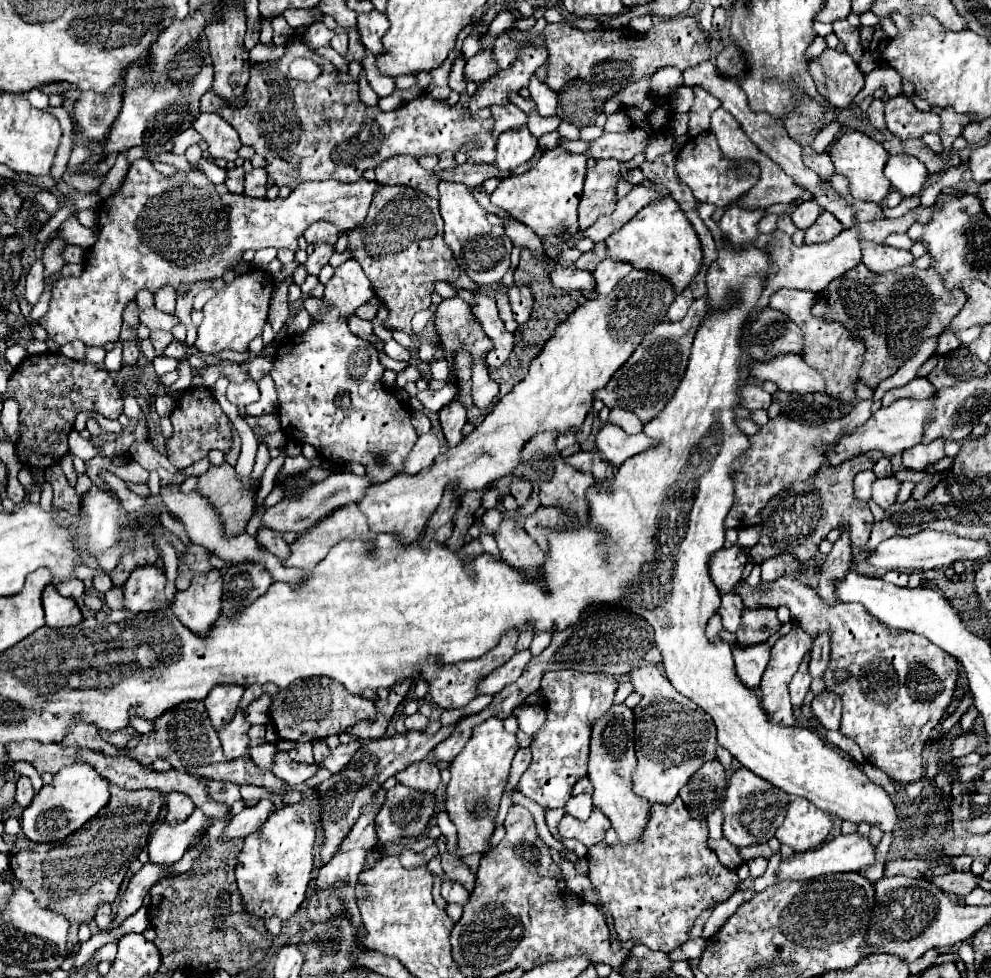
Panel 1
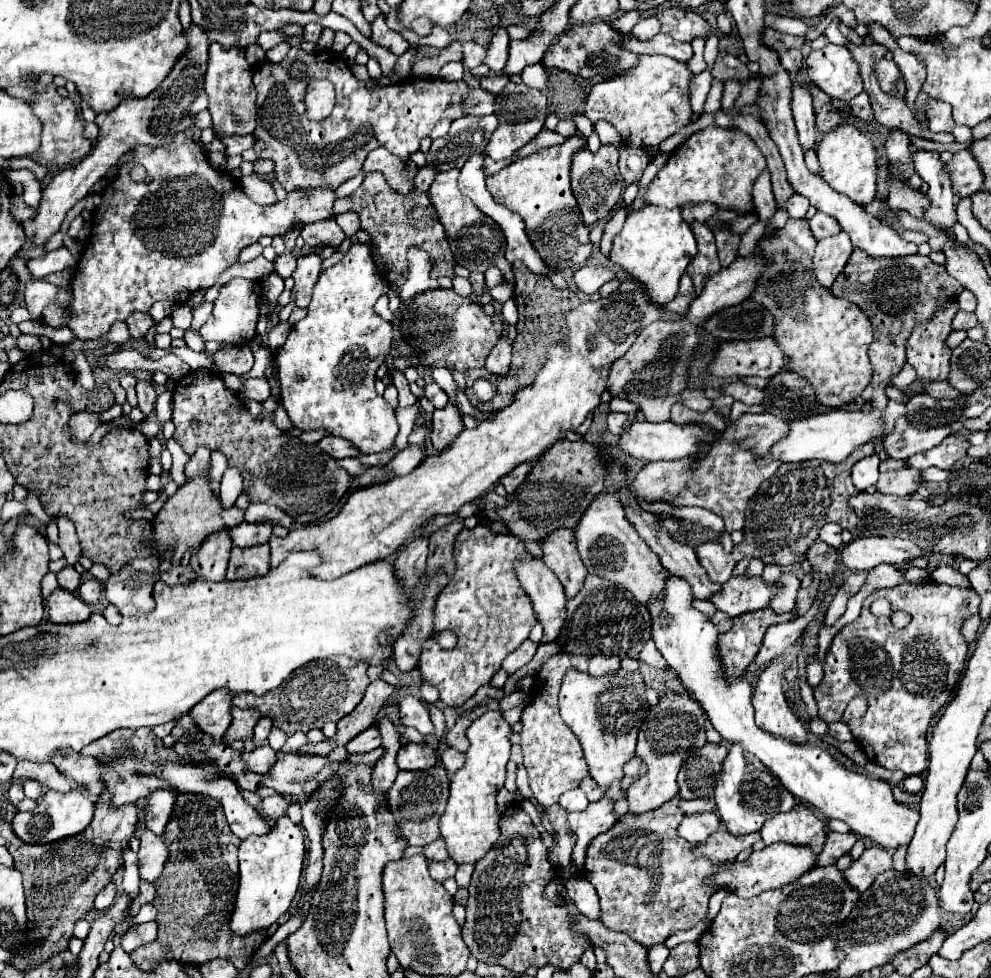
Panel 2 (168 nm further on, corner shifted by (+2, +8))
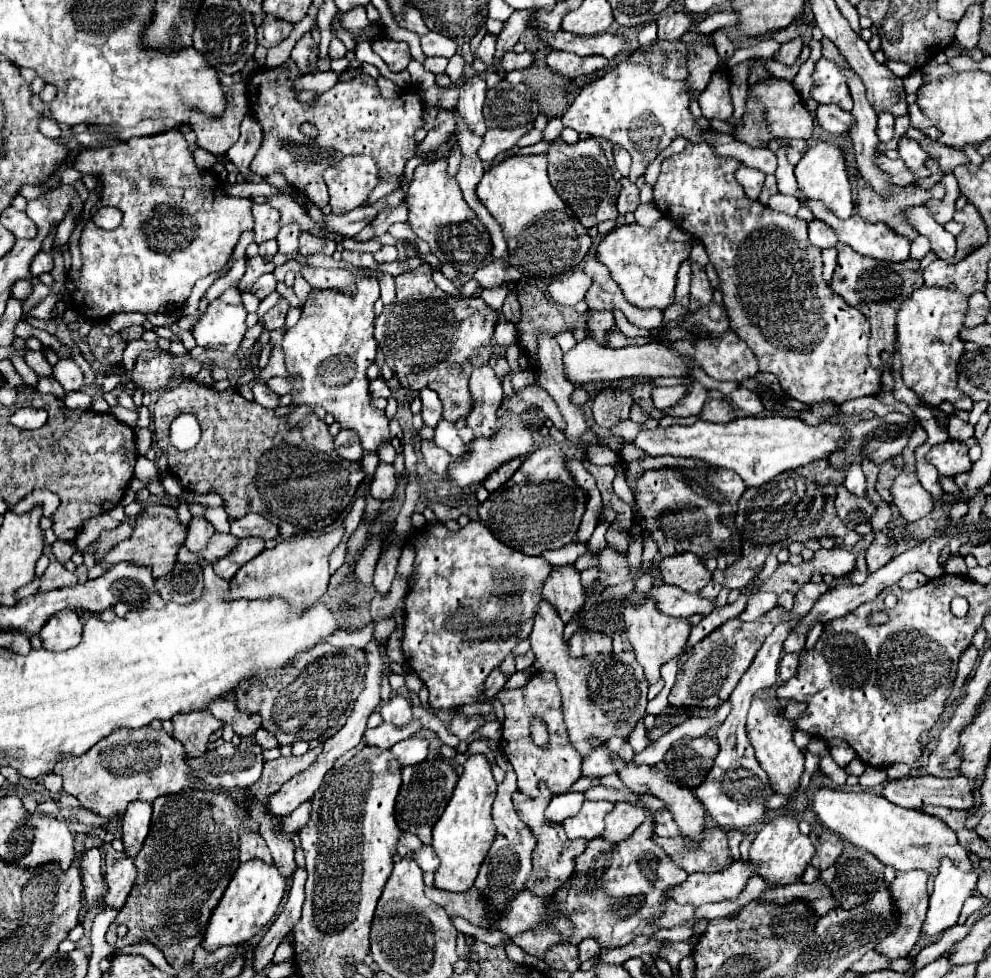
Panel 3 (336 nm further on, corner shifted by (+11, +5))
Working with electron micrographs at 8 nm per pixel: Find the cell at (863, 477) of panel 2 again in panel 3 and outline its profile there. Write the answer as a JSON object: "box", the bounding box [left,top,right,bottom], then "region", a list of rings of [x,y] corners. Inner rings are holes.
{"box":[845,465,865,495],"region":[[[855,465],[855,467],[851,467],[849,471],[847,471],[847,475],[845,475],[845,489],[849,491],[849,493],[853,493],[853,495],[865,495],[865,475],[863,475],[863,471],[861,471],[861,467],[859,465]]]}

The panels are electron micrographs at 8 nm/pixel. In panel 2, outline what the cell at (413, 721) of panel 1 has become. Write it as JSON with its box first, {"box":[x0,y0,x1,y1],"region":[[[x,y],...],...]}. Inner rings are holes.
{"box":[400,696,434,734],"region":[[[406,696],[404,700],[400,700],[400,722],[406,728],[416,728],[422,734],[430,734],[434,730],[428,710],[414,696]]]}

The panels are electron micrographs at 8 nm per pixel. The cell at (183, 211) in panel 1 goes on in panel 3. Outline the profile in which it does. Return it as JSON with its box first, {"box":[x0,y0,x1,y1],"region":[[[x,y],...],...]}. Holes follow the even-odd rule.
{"box":[73,129,253,319],"region":[[[171,129],[171,131],[165,131],[165,133],[159,133],[159,135],[151,135],[151,137],[131,137],[129,141],[125,143],[119,143],[119,145],[113,145],[113,147],[99,147],[99,149],[83,149],[81,155],[75,157],[75,169],[81,171],[81,173],[93,173],[101,179],[103,183],[103,193],[101,193],[101,199],[99,203],[91,209],[91,217],[95,215],[95,211],[99,207],[119,207],[119,211],[123,213],[123,223],[113,229],[113,231],[105,231],[101,227],[97,227],[95,223],[87,223],[81,231],[81,237],[79,237],[79,247],[81,247],[81,255],[83,255],[83,269],[81,269],[81,277],[79,277],[79,291],[73,293],[73,301],[77,301],[77,307],[79,311],[89,317],[89,319],[105,319],[105,317],[111,317],[115,313],[133,313],[133,311],[139,311],[139,313],[165,313],[165,315],[171,315],[171,313],[177,313],[181,309],[181,305],[189,299],[191,295],[191,289],[193,285],[197,283],[197,279],[201,277],[207,277],[211,273],[219,273],[229,255],[233,253],[233,247],[237,245],[239,241],[239,235],[243,231],[249,231],[253,229],[253,215],[251,215],[251,199],[243,199],[243,197],[231,197],[225,193],[221,181],[211,175],[209,171],[203,171],[195,165],[193,157],[191,157],[191,151],[187,149],[187,141],[183,137],[183,133],[179,129]]]}

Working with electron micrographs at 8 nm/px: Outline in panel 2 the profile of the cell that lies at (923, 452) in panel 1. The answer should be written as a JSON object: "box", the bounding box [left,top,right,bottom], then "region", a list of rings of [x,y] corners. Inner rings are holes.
{"box":[906,434,968,470],"region":[[[952,434],[952,436],[946,436],[944,442],[938,444],[936,448],[910,456],[906,462],[908,462],[908,466],[918,468],[918,470],[924,470],[930,466],[948,470],[956,460],[960,460],[966,454],[966,448],[968,448],[968,442],[962,436]]]}

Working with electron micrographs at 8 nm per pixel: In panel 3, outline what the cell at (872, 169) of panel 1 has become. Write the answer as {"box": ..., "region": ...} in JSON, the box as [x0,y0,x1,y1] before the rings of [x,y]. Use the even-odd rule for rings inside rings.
{"box":[795,143,853,219],"region":[[[817,143],[815,147],[811,145],[801,161],[795,167],[795,177],[797,177],[797,185],[803,193],[805,199],[811,201],[823,201],[827,209],[831,209],[839,219],[847,219],[853,213],[853,201],[851,201],[851,185],[849,185],[849,177],[847,177],[847,167],[845,167],[845,157],[841,153],[841,149],[833,143]]]}

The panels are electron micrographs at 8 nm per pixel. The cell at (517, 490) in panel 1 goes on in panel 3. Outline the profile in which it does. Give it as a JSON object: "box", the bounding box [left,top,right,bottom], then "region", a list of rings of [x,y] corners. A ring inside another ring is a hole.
{"box":[483,459,521,493],"region":[[[511,459],[511,463],[503,463],[503,467],[499,467],[499,471],[493,471],[485,481],[483,487],[493,493],[495,489],[499,489],[505,481],[509,481],[509,477],[517,471],[517,467],[521,465],[521,459]]]}

